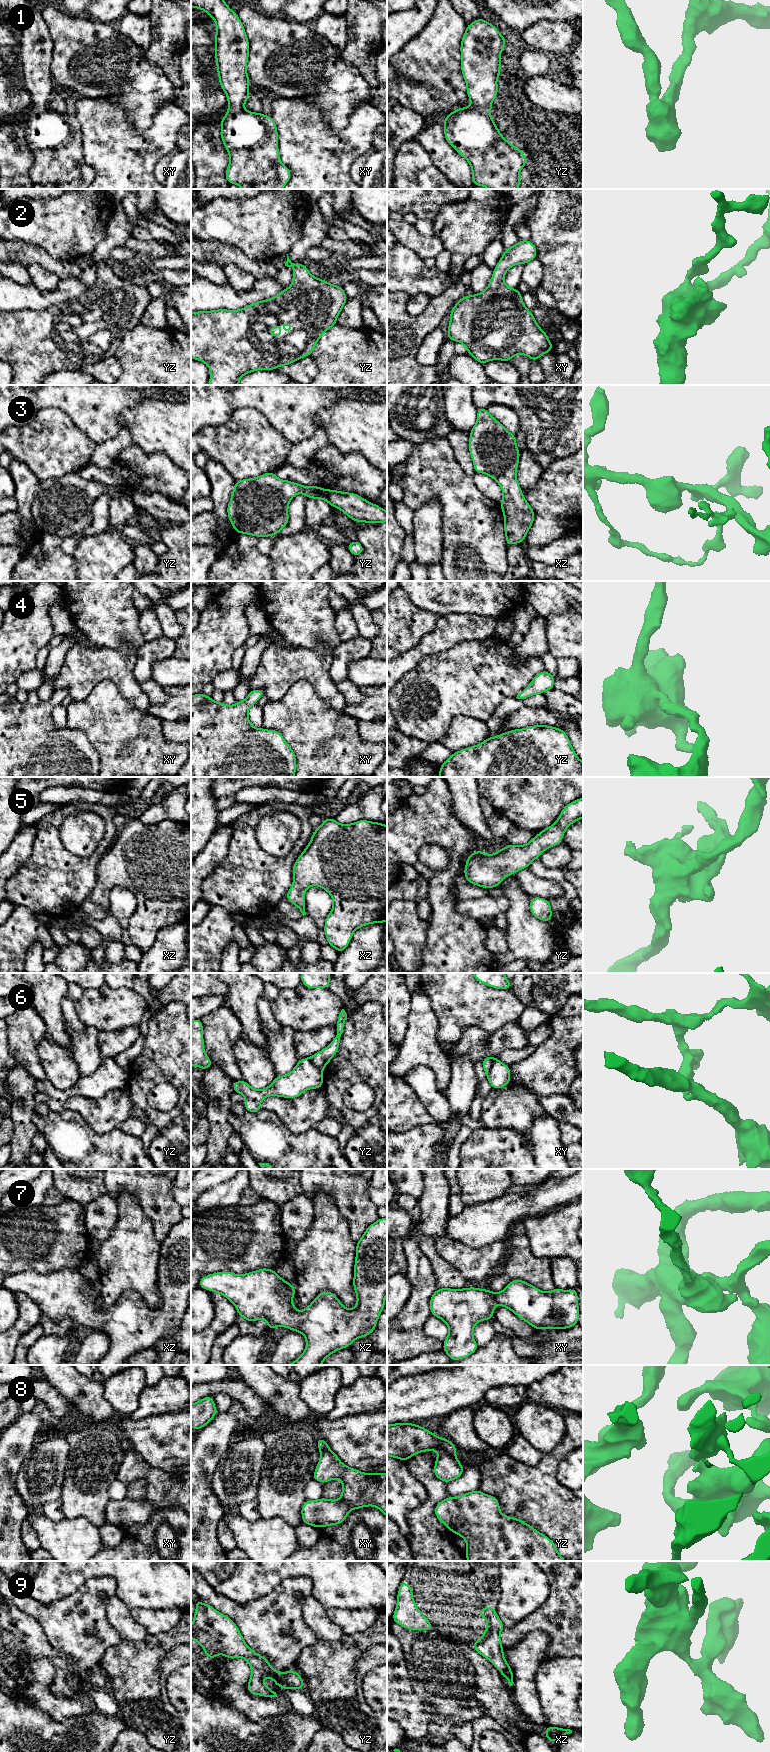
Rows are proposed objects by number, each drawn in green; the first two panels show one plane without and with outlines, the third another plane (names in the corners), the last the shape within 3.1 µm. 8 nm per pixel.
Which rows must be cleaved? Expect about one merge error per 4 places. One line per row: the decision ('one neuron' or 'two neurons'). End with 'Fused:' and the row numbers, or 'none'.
1: one neuron
2: one neuron
3: one neuron
4: one neuron
5: one neuron
6: two neurons
7: one neuron
8: one neuron
9: one neuron
Fused: 6

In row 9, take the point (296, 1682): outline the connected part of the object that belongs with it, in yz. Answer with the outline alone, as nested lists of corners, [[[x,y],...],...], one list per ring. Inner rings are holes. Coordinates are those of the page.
[[[200,1600],[194,1602],[196,1610],[191,1626],[191,1639],[204,1648],[204,1654],[209,1659],[215,1659],[218,1654],[228,1659],[244,1658],[251,1667],[247,1685],[250,1694],[278,1697],[276,1692],[263,1683],[265,1676],[280,1688],[304,1690],[304,1681],[297,1671],[275,1671],[263,1655],[258,1655],[249,1648],[231,1618],[215,1610],[210,1604],[204,1604]]]

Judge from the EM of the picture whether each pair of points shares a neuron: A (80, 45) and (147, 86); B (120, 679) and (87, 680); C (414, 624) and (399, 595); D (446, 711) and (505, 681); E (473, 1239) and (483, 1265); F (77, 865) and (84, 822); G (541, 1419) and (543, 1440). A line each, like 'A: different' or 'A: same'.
A: same
B: same
C: same
D: same
E: different
F: different
G: same

